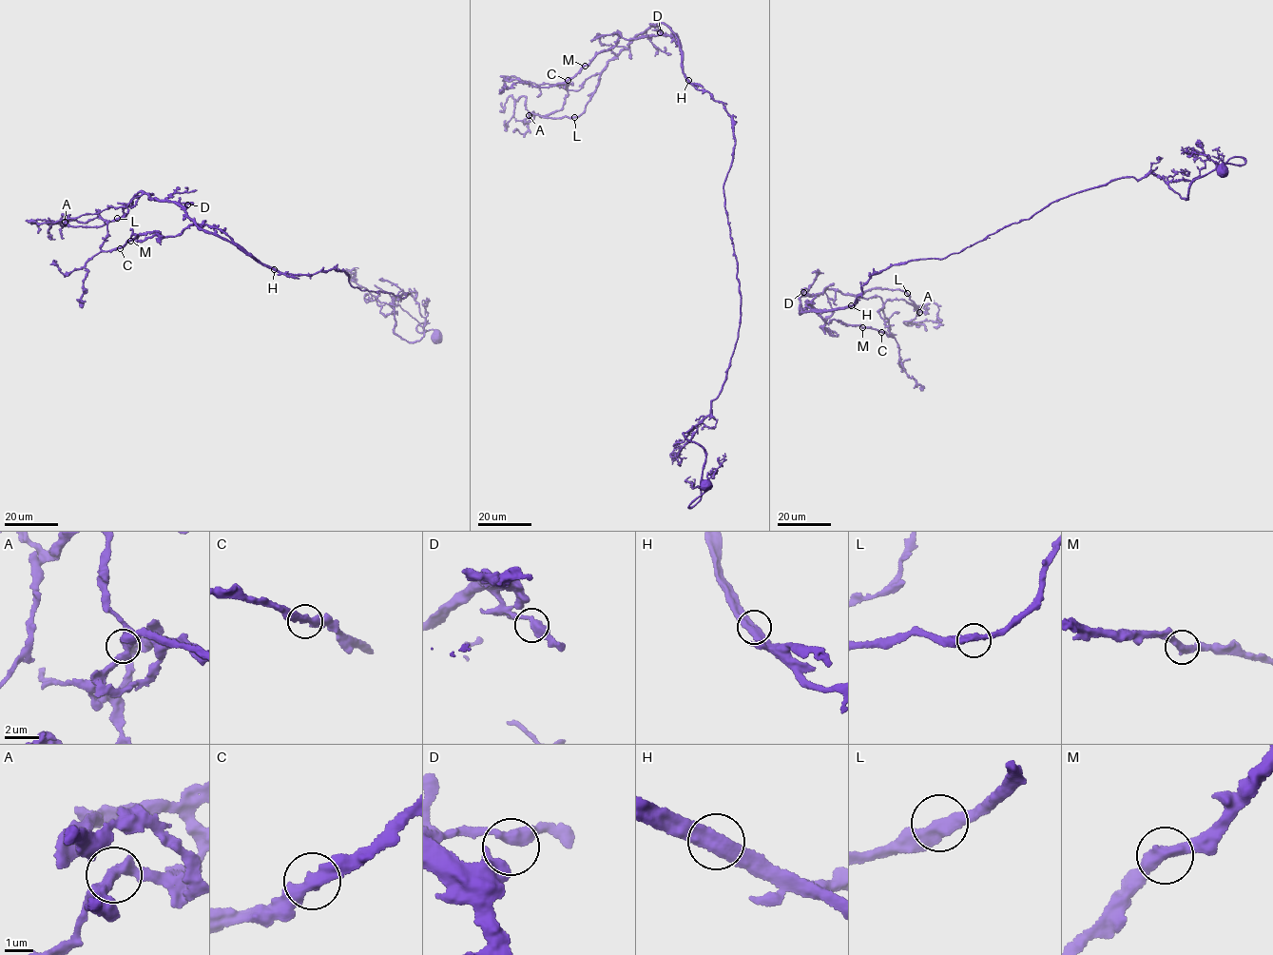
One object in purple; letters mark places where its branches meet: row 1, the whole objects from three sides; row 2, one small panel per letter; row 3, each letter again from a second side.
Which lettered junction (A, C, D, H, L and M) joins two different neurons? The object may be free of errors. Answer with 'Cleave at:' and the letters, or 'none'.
Cleave at: H

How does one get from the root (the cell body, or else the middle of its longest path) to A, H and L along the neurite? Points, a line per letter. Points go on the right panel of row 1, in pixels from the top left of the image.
A: (1222, 171), (1244, 160), (1187, 200), (1118, 178), (799, 309), (874, 288), (919, 312)
H: (1222, 171), (1244, 160), (1195, 179), (1187, 200), (1149, 172), (1079, 191), (959, 252), (870, 275), (851, 305)
L: (1222, 171), (1244, 160), (1187, 200), (1118, 178), (799, 311), (907, 293)

